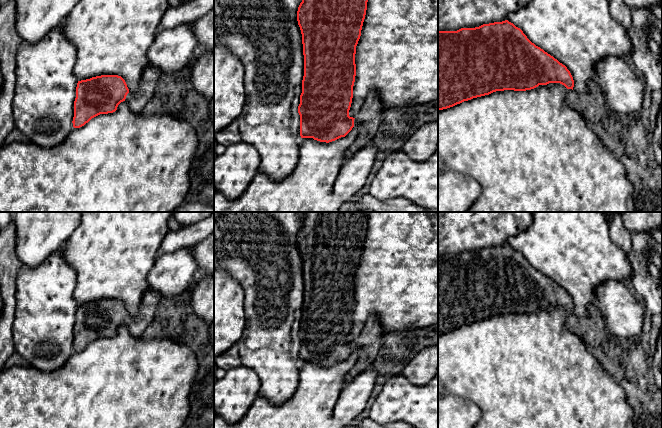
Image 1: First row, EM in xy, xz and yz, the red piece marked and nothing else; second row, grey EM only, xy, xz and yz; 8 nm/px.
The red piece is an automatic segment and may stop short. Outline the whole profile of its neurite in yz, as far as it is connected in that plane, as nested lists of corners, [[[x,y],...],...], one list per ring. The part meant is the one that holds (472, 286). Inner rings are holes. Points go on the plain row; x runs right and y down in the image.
[[[508,244],[483,248],[475,252],[461,252],[457,255],[438,255],[438,334],[447,333],[496,315],[526,315],[549,307],[564,309],[567,312],[566,326],[580,335],[588,345],[599,346],[608,342],[610,332],[596,304],[590,306],[587,316],[575,315],[574,304],[567,291],[532,267],[520,252]]]

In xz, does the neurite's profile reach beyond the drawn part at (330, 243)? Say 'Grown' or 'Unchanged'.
Grown

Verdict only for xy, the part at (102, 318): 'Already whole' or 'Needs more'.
Needs more

